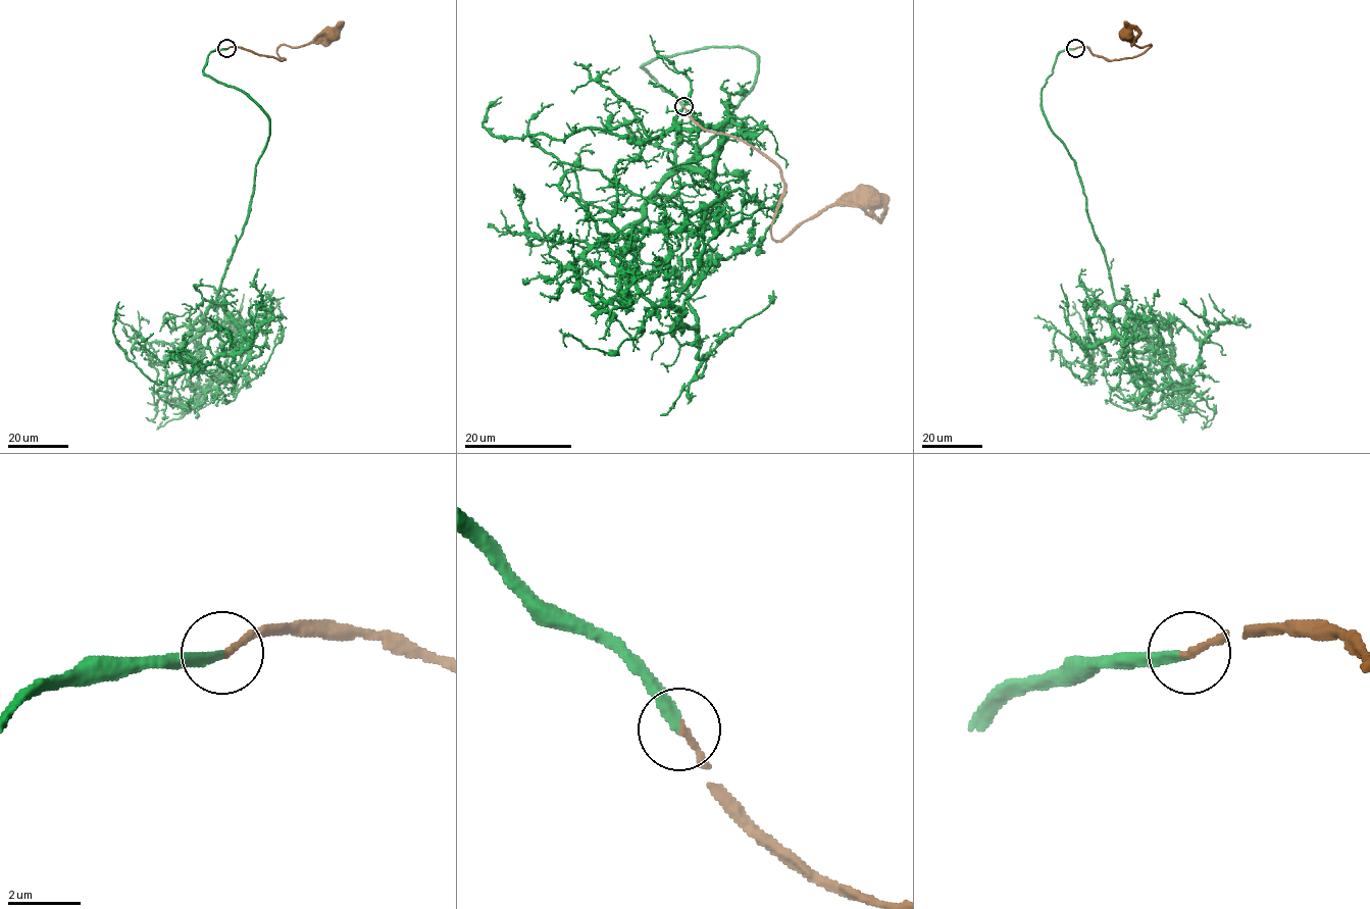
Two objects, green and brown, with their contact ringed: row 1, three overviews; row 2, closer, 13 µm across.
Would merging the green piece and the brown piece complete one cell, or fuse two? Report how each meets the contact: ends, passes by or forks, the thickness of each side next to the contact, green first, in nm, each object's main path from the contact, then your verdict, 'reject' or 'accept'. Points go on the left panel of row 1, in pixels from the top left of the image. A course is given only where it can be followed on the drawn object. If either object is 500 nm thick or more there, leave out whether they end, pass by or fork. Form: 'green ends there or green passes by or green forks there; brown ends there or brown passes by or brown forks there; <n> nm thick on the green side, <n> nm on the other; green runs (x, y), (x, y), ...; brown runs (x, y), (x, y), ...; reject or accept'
green ends there; brown ends there; 280 nm thick on the green side, 200 nm on the other; green runs (226, 49), (203, 71), (268, 119), (216, 299), (247, 347), (156, 383), (116, 341), (123, 305); brown runs (226, 49), (238, 46), (282, 60), (276, 49), (281, 45), (305, 46), (331, 31); accept

